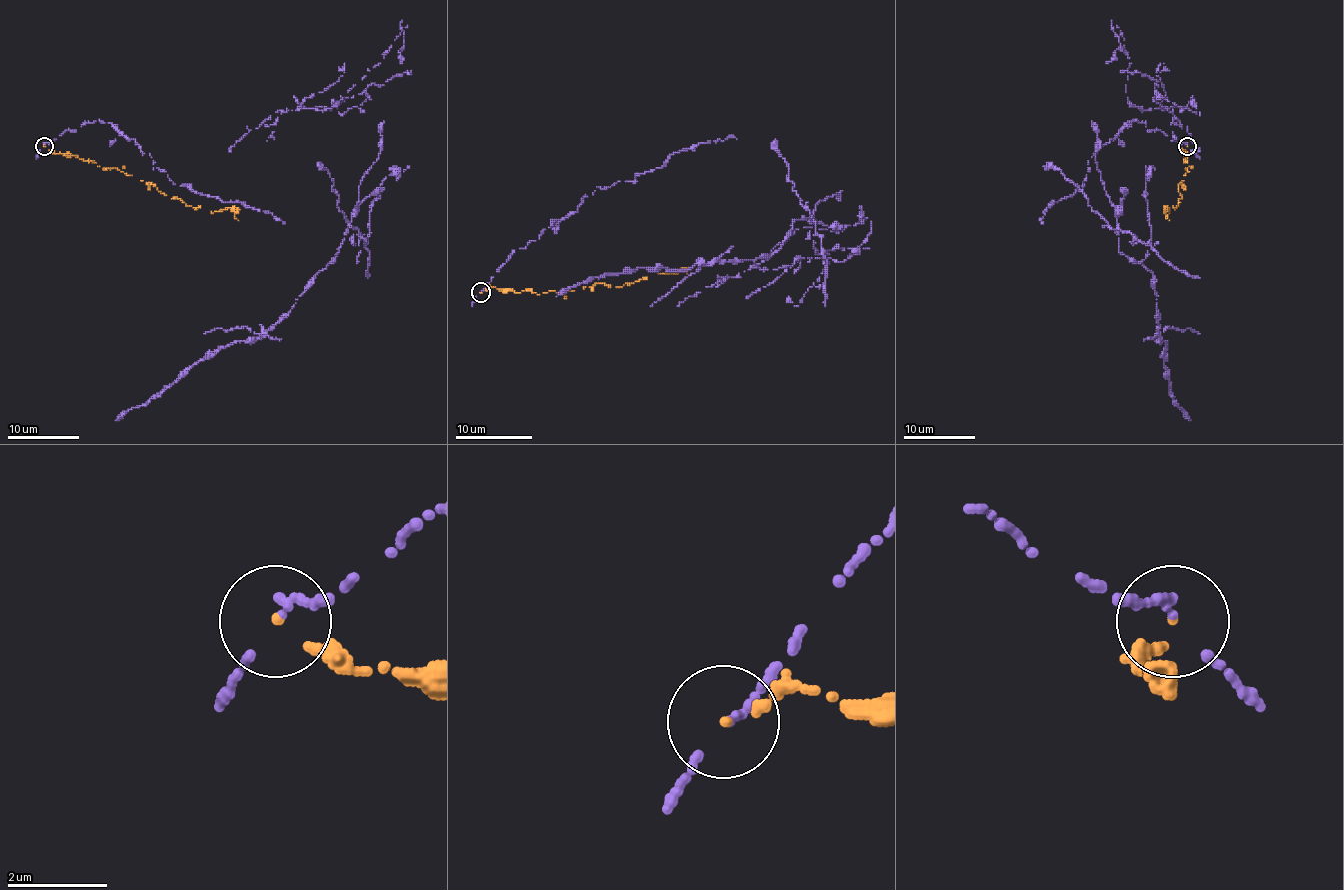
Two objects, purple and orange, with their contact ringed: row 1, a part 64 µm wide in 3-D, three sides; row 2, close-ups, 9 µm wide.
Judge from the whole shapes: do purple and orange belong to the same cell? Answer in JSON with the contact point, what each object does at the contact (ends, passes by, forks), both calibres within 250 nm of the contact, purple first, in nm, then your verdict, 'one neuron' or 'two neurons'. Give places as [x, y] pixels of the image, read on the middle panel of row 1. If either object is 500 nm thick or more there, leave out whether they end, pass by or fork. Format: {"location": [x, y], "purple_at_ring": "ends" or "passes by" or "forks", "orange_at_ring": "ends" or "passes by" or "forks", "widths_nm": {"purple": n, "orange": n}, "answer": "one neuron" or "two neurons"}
{"location": [480, 292], "purple_at_ring": "passes by", "orange_at_ring": "ends", "widths_nm": {"purple": 120, "orange": 110}, "answer": "two neurons"}

